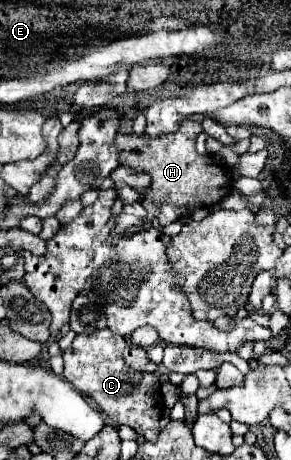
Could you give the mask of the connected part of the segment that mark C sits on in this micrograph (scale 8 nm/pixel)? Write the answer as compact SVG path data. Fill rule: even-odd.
M95 329L93 333L79 333L71 347L63 351L65 371L63 377L75 385L83 395L91 397L103 413L117 425L127 425L147 441L155 441L159 435L159 421L163 413L163 401L159 393L159 373L141 373L125 365L123 349L125 337L109 333L109 329Z

